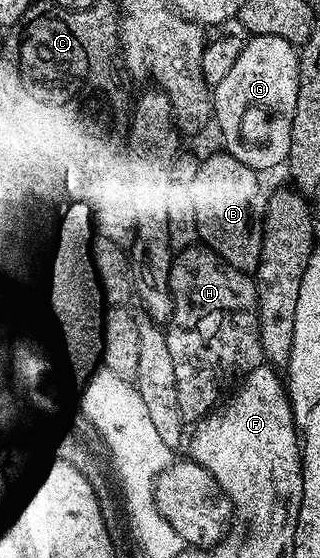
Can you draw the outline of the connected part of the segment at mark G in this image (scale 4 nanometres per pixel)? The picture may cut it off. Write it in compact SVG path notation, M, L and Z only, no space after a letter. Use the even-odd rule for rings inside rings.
M252 35L248 44L238 53L238 61L220 83L215 84L212 93L214 123L220 126L227 154L238 157L242 165L253 167L264 173L267 167L276 167L285 162L290 149L290 127L294 125L294 105L298 105L298 73L300 57L297 48L290 41L273 35Z

